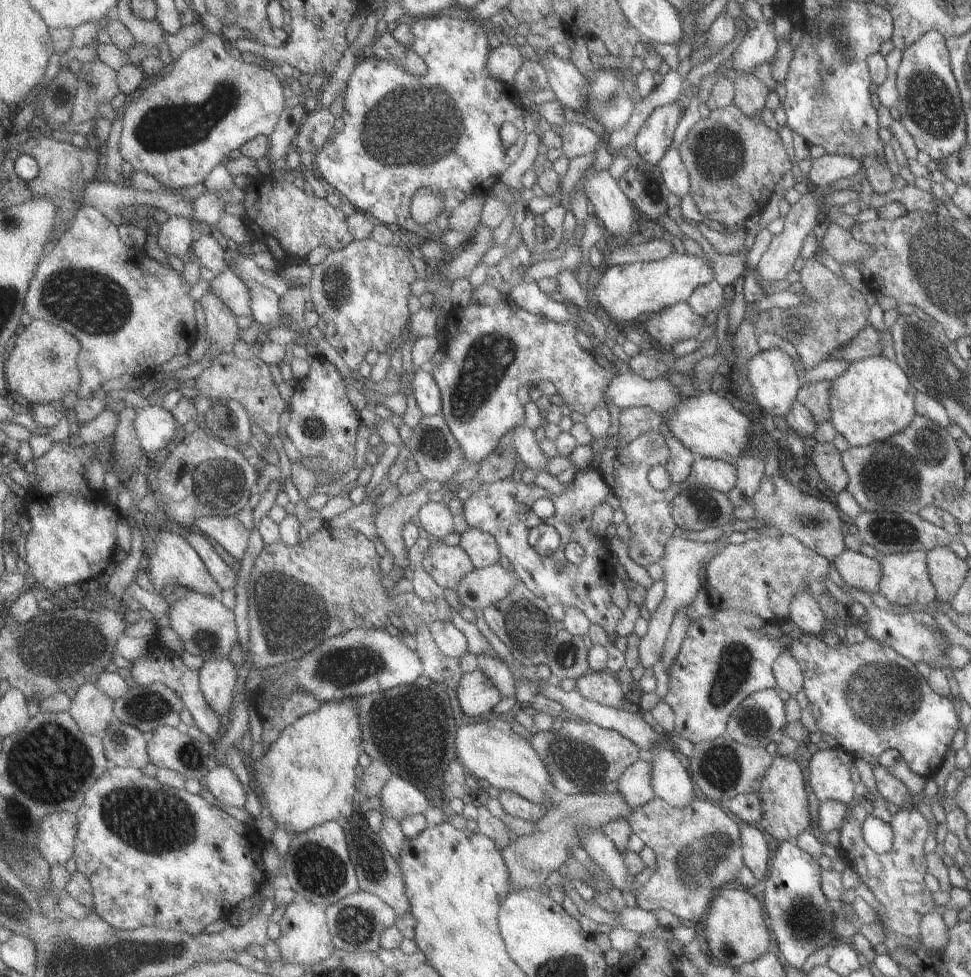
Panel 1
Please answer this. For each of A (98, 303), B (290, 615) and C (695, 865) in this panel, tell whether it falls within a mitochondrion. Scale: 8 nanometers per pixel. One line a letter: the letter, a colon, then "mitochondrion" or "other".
A: mitochondrion
B: mitochondrion
C: mitochondrion

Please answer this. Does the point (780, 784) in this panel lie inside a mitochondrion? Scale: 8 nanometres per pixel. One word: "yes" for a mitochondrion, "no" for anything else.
no

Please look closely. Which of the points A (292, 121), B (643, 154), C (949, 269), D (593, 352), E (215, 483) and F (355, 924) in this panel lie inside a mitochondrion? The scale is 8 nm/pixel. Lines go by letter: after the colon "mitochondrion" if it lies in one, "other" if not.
A: other
B: other
C: mitochondrion
D: other
E: mitochondrion
F: mitochondrion

